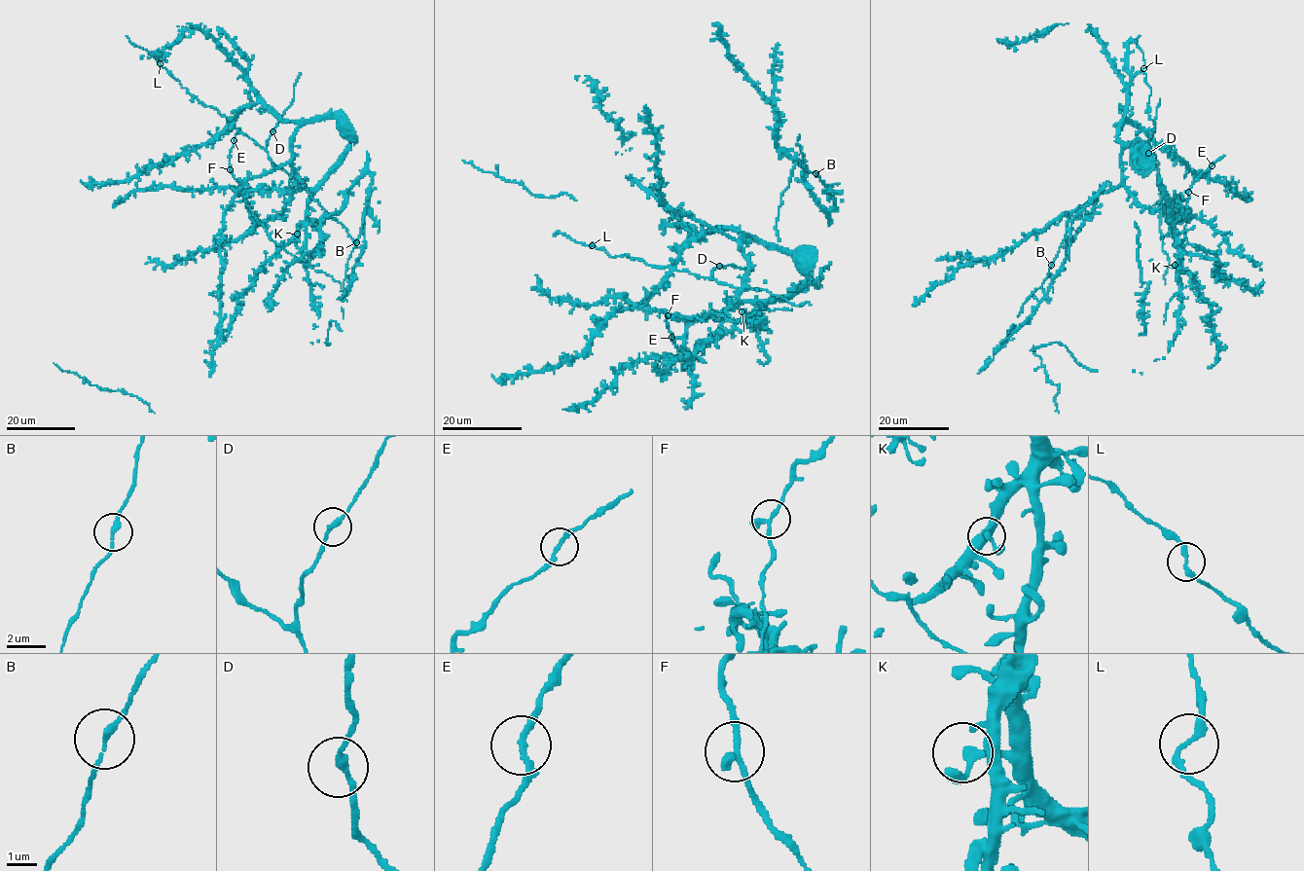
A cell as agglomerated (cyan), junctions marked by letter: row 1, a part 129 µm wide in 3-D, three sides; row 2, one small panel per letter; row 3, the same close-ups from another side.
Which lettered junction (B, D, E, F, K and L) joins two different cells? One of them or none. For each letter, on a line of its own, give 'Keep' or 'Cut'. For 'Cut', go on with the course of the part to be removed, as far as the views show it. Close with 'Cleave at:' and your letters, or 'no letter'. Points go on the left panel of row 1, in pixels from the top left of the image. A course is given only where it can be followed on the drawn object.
B: Keep
D: Keep
E: Keep
F: Keep
K: Keep
L: Keep
Cleave at: no letter

